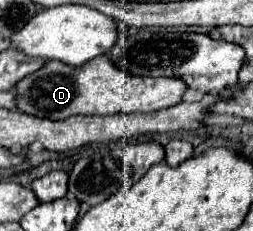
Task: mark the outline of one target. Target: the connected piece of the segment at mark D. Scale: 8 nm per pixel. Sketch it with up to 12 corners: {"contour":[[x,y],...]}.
{"contour":[[104,55],[48,61],[20,81],[22,113],[160,111],[182,79],[134,77]]}

